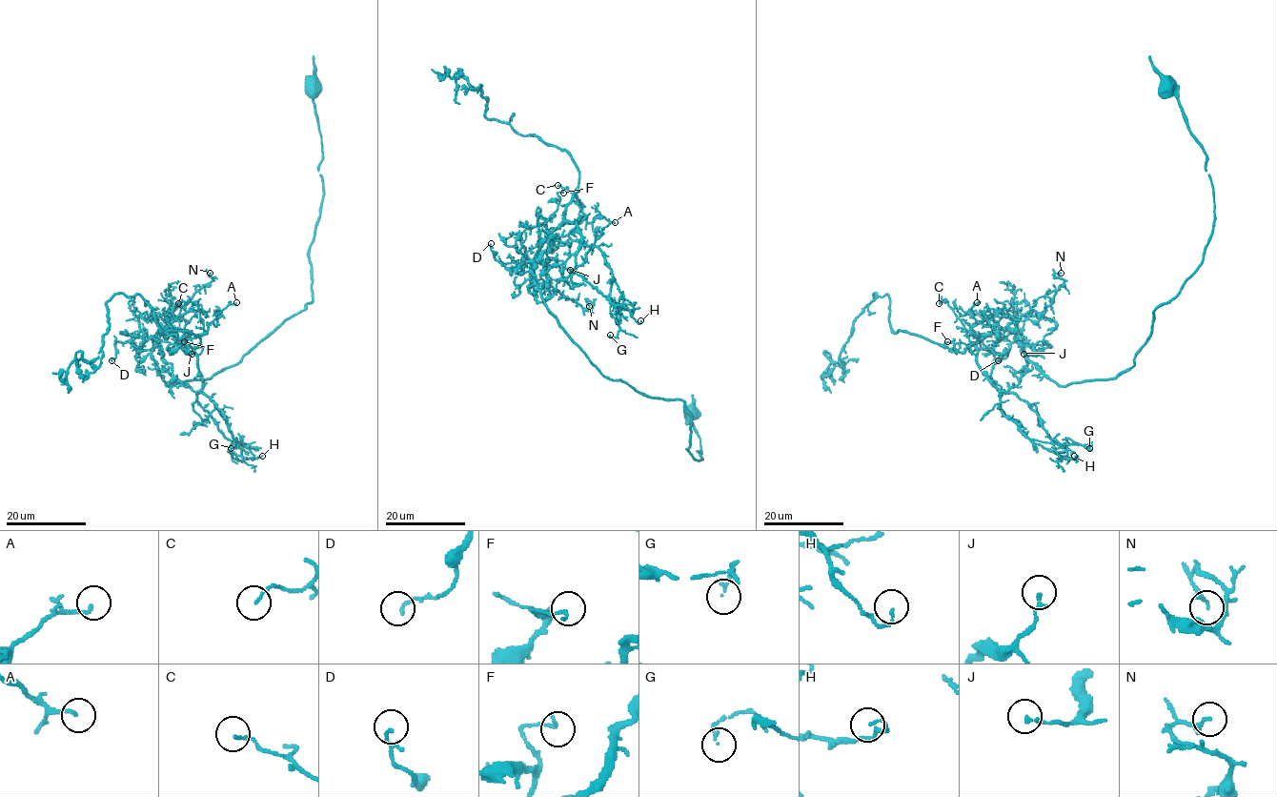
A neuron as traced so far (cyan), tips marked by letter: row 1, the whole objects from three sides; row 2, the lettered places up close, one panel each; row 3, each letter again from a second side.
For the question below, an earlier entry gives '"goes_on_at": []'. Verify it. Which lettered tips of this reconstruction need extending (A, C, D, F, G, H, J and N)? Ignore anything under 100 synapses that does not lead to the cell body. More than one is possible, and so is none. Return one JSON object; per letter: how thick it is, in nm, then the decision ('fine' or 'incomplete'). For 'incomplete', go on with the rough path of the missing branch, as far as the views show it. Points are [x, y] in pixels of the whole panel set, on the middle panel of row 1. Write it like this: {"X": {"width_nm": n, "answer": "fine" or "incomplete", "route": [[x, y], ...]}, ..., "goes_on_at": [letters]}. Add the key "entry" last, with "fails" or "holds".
{"A": {"width_nm": 140, "answer": "fine"}, "C": {"width_nm": 120, "answer": "fine"}, "D": {"width_nm": 100, "answer": "fine"}, "F": {"width_nm": 150, "answer": "fine"}, "G": {"width_nm": 120, "answer": "fine"}, "H": {"width_nm": 90, "answer": "fine"}, "J": {"width_nm": 160, "answer": "fine"}, "N": {"width_nm": 160, "answer": "fine"}, "goes_on_at": [], "entry": "holds"}

